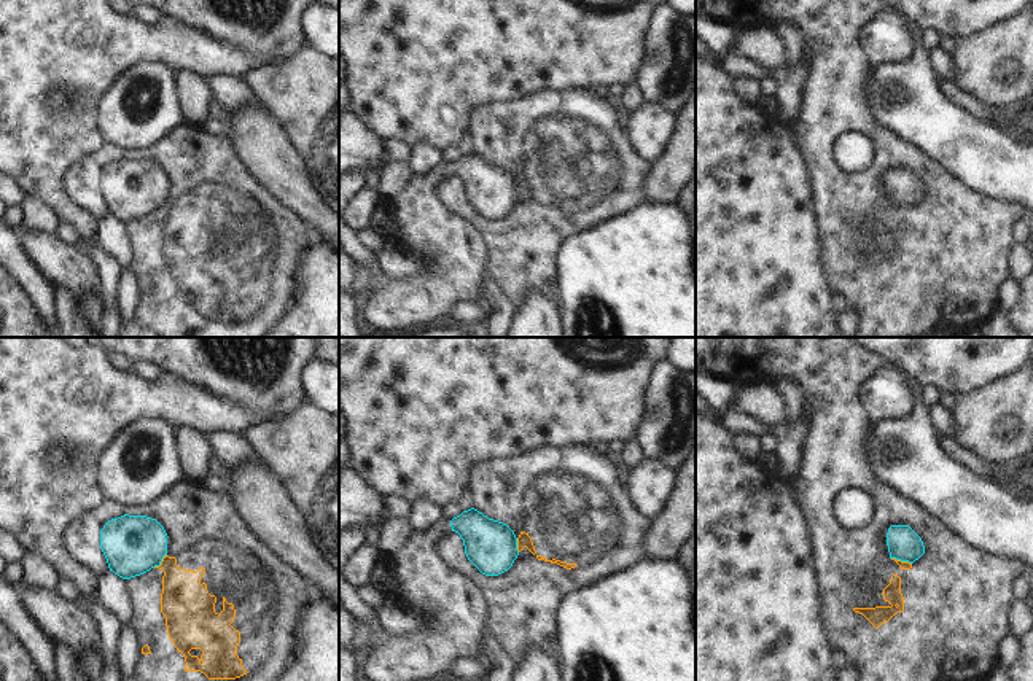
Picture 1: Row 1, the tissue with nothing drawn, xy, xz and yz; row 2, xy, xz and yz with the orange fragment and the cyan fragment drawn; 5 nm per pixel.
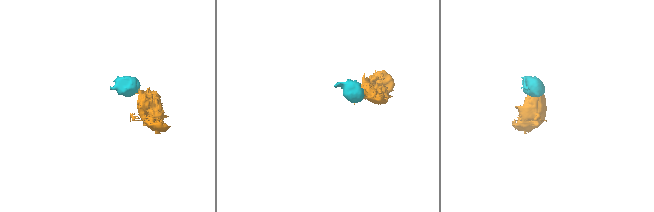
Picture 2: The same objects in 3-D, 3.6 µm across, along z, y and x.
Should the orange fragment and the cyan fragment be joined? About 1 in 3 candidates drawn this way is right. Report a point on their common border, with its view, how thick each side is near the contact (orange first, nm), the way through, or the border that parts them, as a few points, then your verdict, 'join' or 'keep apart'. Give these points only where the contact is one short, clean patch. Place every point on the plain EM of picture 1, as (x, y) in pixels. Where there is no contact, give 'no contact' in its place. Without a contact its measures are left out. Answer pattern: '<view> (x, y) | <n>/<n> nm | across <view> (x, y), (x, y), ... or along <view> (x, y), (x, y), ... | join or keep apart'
xy (161, 206) | 260/300 nm | along xy (166, 198), (153, 210) | keep apart

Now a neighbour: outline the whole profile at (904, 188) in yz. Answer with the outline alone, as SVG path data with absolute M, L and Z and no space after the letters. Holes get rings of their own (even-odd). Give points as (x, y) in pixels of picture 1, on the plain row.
M891 169L887 177L890 202L914 207L925 197L922 181L909 169Z

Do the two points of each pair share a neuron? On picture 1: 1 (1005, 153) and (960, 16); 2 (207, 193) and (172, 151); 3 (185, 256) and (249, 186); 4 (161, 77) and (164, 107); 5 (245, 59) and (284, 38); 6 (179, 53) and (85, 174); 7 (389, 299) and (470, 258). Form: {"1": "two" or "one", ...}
{"1": "two", "2": "one", "3": "one", "4": "one", "5": "two", "6": "two", "7": "one"}

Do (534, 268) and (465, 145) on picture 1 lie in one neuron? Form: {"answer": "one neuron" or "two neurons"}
{"answer": "two neurons"}

